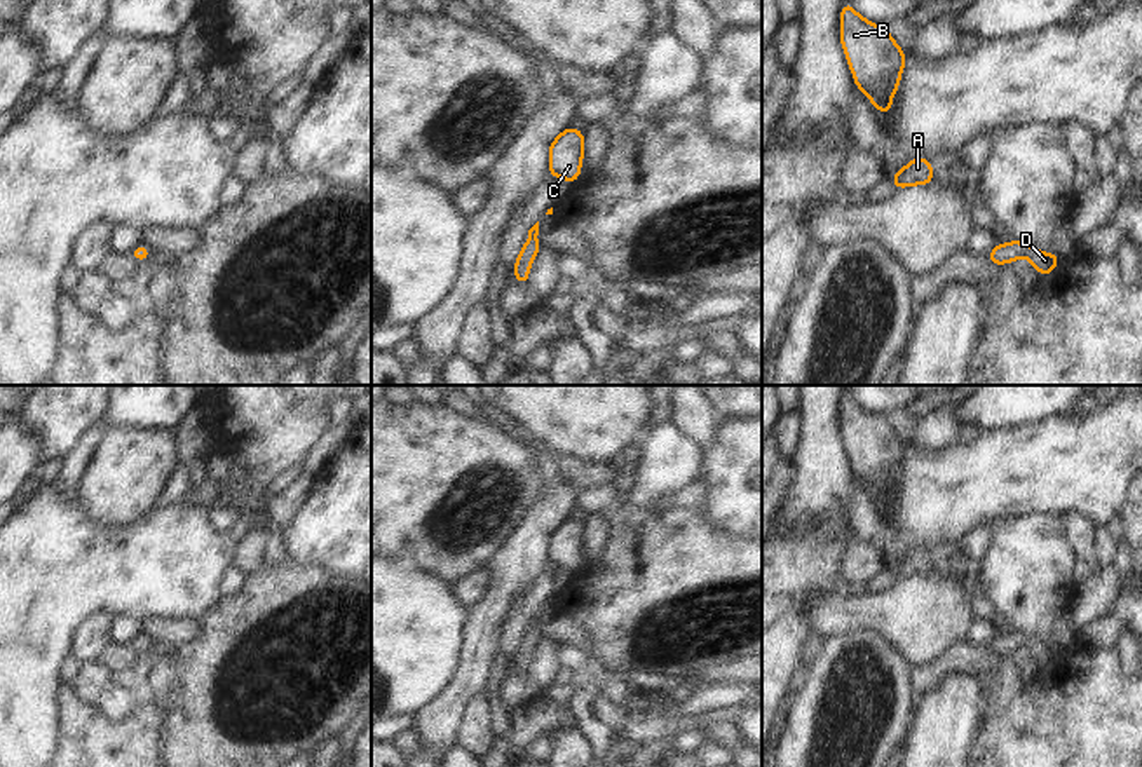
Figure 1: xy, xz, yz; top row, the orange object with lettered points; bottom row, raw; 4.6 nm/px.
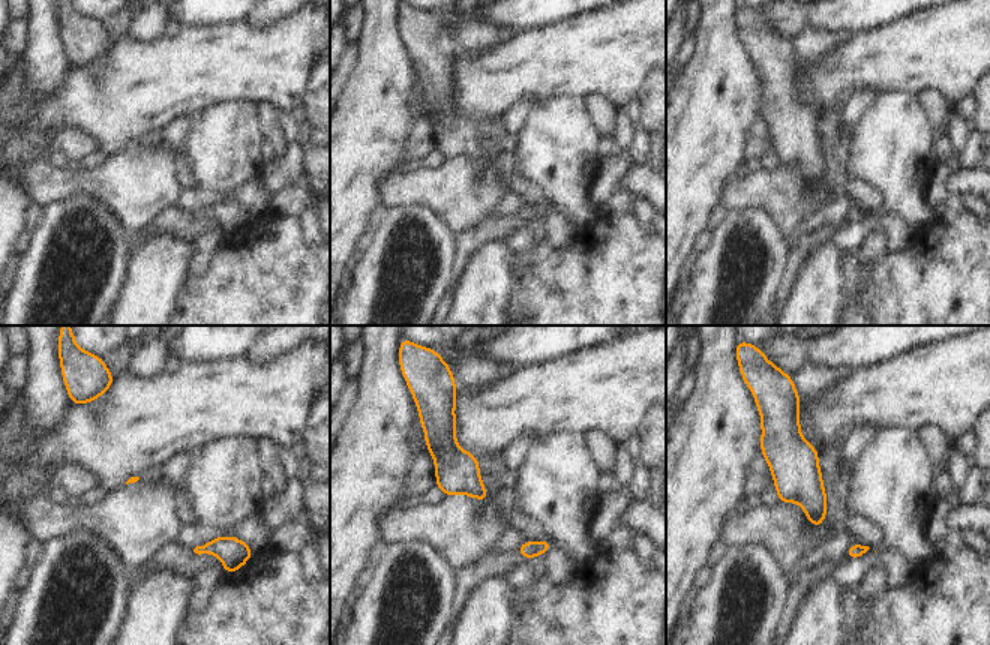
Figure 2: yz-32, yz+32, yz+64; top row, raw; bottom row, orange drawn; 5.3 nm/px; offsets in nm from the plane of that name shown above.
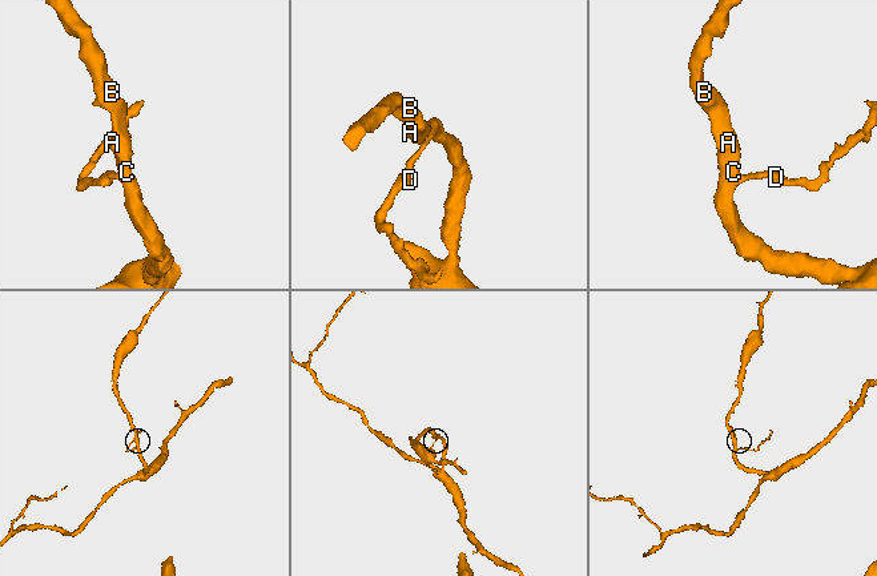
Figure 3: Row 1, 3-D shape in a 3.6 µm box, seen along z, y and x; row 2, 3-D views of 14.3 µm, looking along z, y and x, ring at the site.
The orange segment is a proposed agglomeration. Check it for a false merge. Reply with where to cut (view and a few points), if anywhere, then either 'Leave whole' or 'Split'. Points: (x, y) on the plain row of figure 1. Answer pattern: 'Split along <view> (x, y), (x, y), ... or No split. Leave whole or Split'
No split. Leave whole.

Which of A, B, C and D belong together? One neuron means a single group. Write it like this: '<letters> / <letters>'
A B C D

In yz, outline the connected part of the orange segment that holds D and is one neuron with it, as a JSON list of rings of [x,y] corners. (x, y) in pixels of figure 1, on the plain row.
[[[1011,631],[1009,635],[997,635],[987,648],[994,655],[1004,655],[1008,652],[1015,652],[1018,648],[1029,648],[1034,655],[1034,659],[1046,668],[1058,654],[1060,648],[1057,643],[1046,645],[1022,631]]]

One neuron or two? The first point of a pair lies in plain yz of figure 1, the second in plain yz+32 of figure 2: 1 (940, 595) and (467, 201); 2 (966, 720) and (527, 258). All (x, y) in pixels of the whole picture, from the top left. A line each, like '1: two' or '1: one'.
1: one
2: two

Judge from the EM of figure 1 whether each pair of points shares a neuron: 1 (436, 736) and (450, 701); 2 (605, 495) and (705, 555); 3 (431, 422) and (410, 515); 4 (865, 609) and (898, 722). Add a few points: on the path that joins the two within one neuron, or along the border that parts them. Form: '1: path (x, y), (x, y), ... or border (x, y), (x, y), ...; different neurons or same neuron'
1: path (436, 727), (445, 710); same neuron
2: border (616, 504), (607, 508); different neurons
3: path (426, 445), (422, 480), (410, 492); same neuron
4: border (830, 638), (874, 630), (902, 656); different neurons

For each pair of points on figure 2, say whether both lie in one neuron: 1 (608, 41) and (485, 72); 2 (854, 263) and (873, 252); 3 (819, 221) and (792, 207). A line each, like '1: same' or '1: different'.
1: same
2: same
3: different

